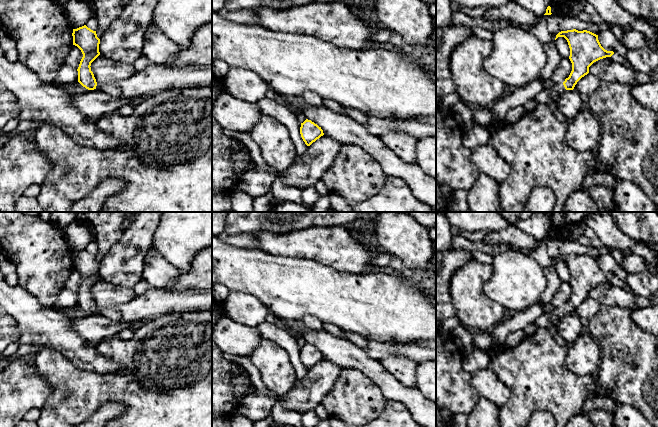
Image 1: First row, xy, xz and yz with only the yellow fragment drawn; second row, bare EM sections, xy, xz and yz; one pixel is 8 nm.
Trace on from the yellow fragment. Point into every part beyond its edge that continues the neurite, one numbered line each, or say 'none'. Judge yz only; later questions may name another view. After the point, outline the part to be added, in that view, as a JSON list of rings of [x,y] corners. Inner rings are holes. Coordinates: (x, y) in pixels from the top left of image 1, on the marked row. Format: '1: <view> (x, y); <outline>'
1: yz (555, 92); [[[556,83],[551,89],[550,89],[550,98],[554,101],[557,102],[559,99],[560,95],[566,91],[563,83]]]

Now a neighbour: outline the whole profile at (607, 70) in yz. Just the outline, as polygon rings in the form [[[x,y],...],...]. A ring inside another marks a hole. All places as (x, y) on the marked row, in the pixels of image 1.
[[[606,57],[594,62],[589,67],[589,73],[599,78],[601,82],[621,83],[633,87],[637,84],[637,73],[624,65]]]

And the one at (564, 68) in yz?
[[[563,58],[551,76],[551,80],[556,83],[563,83],[572,71],[572,63],[569,58]]]

